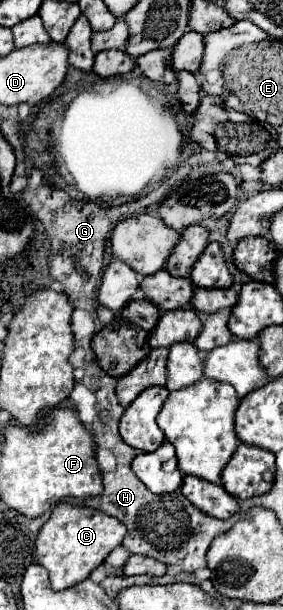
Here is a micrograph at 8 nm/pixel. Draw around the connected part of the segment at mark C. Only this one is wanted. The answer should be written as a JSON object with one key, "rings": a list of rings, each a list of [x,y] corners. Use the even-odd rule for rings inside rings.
{"rings":[[[59,503],[51,511],[49,521],[41,527],[35,543],[35,561],[49,571],[49,581],[55,591],[69,589],[89,577],[105,557],[121,545],[127,529],[115,517],[101,513],[93,507],[77,507],[71,503]]]}

